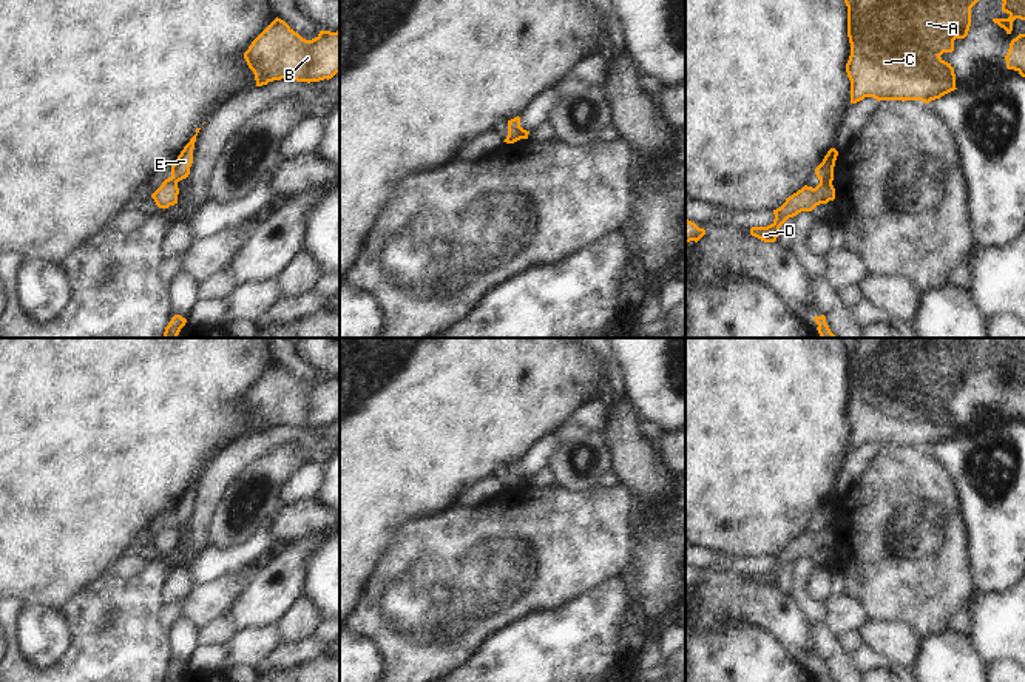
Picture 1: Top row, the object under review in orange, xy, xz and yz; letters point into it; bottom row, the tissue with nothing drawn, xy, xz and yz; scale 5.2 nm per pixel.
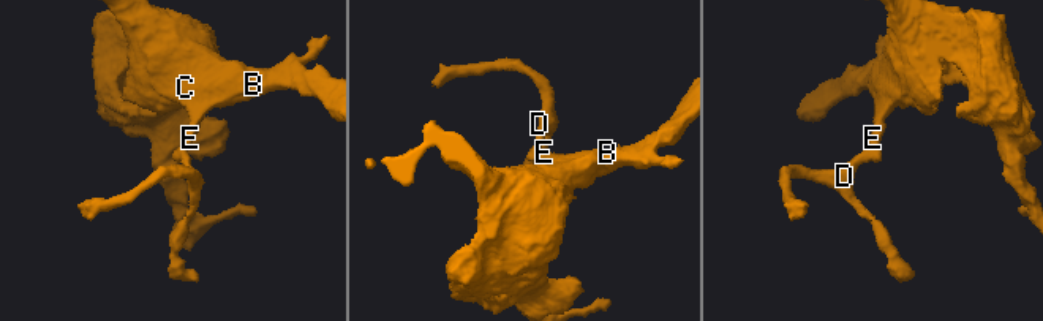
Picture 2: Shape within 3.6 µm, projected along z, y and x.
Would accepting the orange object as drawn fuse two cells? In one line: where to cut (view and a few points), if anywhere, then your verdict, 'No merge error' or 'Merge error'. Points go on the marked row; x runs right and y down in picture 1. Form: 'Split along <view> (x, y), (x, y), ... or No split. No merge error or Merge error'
Split along yz (820, 181), (831, 182). Merge error.

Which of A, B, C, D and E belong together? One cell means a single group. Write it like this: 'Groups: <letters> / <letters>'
Groups: A B C E / D.

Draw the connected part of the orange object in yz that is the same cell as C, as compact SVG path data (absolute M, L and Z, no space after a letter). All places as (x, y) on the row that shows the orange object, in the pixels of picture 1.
M844 0L851 56L846 73L851 103L864 97L880 100L922 100L929 103L957 89L951 63L940 56L954 51L954 40L965 39L971 8L979 0Z

